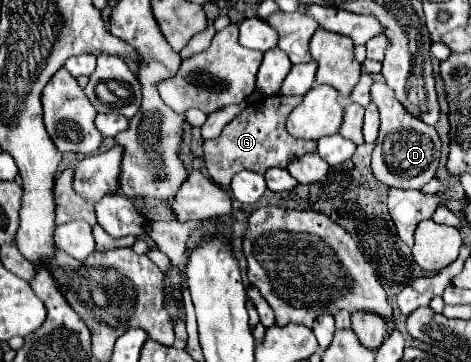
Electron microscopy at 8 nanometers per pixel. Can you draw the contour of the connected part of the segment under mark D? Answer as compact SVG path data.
M375 82L370 89L371 100L378 105L380 115L380 135L376 139L376 147L372 153L372 173L374 177L388 185L398 189L420 189L432 177L438 169L438 159L442 151L440 137L432 125L424 125L424 121L408 115L404 105L396 101L396 95L384 82Z

